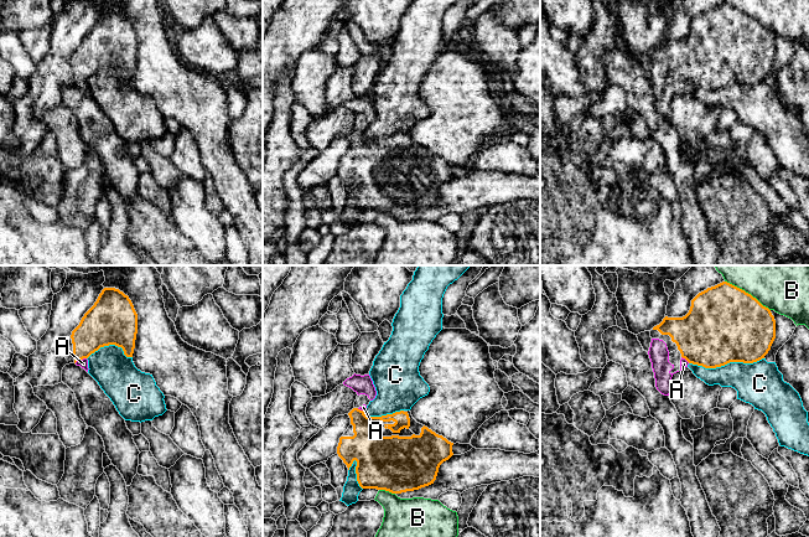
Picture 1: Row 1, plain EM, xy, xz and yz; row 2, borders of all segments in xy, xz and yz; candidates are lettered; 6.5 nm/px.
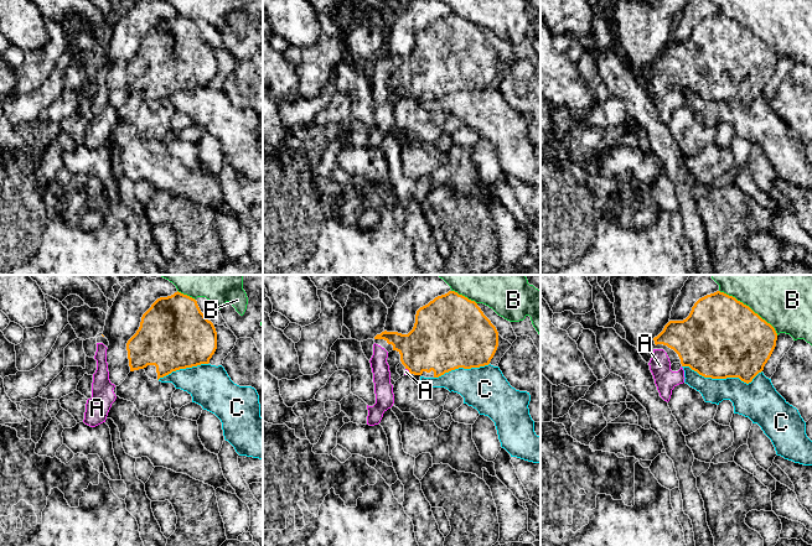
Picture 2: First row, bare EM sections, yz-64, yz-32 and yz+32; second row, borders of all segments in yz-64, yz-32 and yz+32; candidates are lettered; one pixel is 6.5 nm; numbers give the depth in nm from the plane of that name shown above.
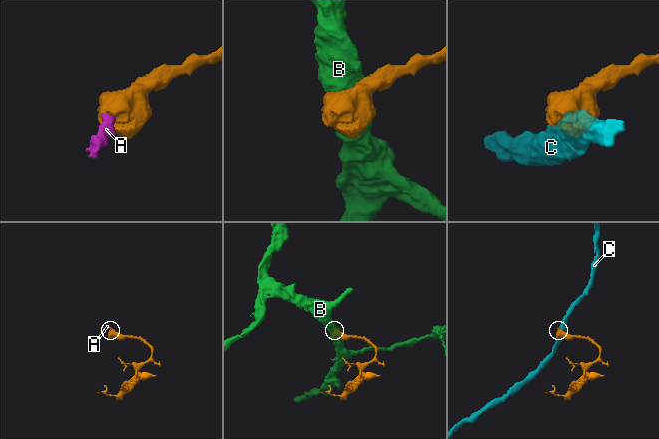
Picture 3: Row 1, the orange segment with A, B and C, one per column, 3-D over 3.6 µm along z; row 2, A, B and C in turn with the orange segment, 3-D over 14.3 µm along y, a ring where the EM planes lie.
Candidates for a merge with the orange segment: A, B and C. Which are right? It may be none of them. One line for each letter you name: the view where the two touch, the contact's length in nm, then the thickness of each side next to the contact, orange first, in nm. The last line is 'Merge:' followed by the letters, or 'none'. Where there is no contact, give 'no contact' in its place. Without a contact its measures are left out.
A: contact in xy; length 90 nm; calibres 260 and 60 nm
Merge: A

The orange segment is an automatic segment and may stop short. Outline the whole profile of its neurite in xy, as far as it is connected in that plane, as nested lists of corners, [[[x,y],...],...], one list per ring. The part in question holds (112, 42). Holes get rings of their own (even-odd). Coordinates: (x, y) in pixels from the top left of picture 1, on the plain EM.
[[[104,10],[94,27],[72,53],[74,86],[88,94],[88,79],[100,69],[115,67],[133,79],[138,56],[138,36],[128,17]]]

